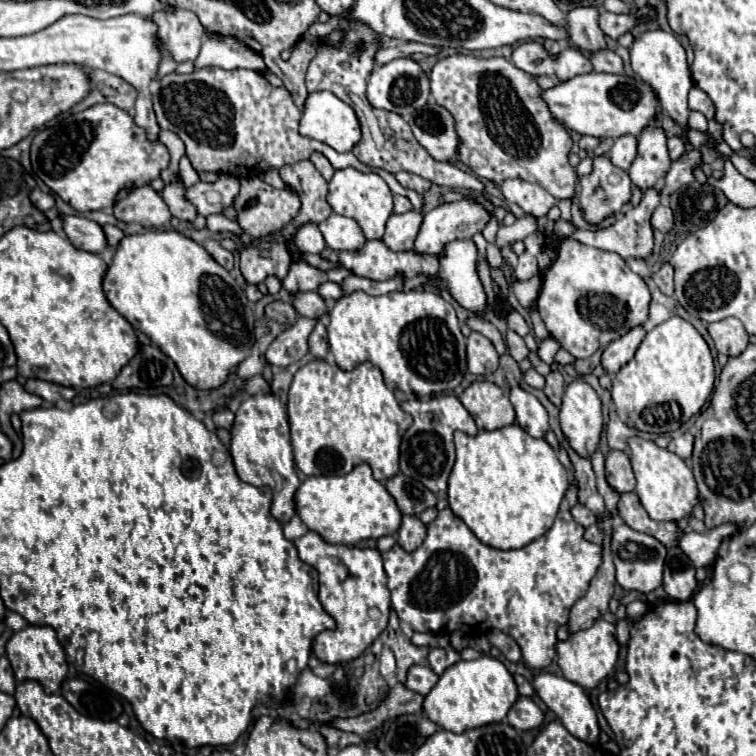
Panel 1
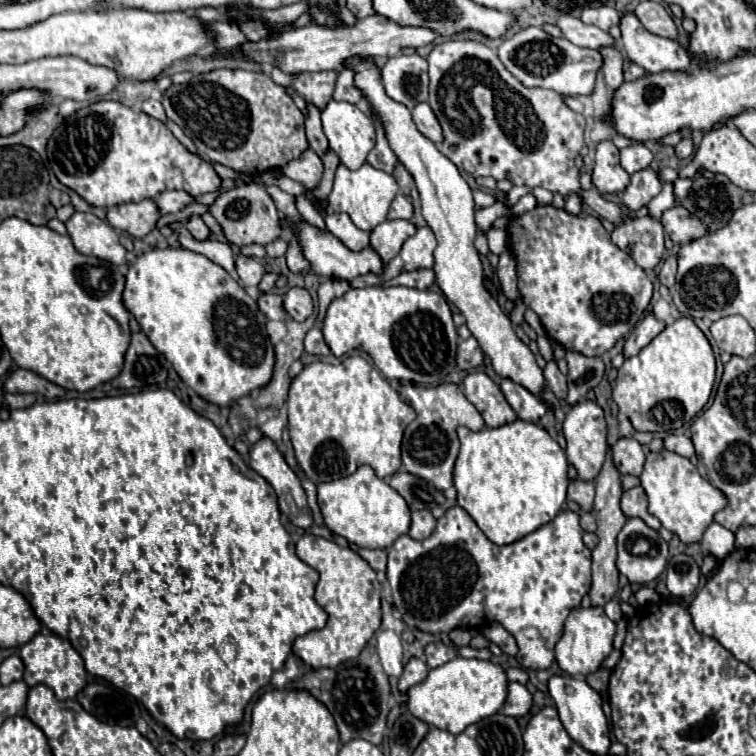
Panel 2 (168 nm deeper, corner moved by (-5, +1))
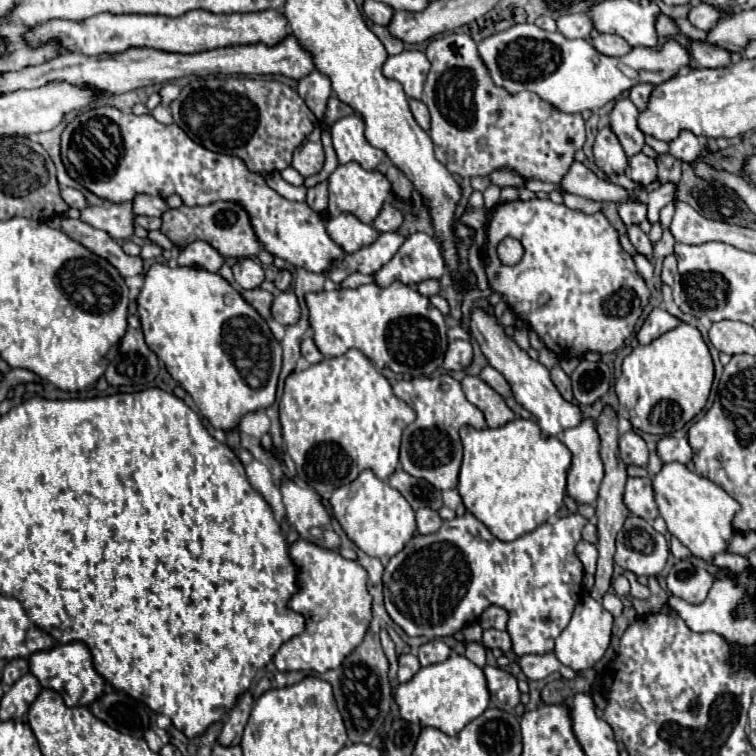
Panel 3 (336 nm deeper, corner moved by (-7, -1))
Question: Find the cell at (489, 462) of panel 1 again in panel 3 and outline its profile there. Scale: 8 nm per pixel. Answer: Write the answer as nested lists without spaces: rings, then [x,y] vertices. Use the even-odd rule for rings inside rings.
[[[514,419],[498,429],[462,427],[464,461],[458,493],[464,507],[482,521],[500,541],[514,541],[546,523],[562,505],[572,453],[556,437],[542,437],[540,427],[528,419]]]

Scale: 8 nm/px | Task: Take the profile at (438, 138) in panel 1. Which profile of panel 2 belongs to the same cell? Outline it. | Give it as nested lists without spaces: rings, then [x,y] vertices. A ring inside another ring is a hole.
[[[418,103],[412,109],[412,117],[414,117],[414,123],[422,135],[426,135],[434,143],[442,141],[442,127],[440,127],[440,123],[428,103]]]

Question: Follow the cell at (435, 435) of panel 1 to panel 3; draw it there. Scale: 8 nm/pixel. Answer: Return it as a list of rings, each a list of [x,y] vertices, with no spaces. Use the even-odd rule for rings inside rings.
[[[450,375],[440,377],[418,377],[410,381],[400,381],[393,386],[394,394],[416,411],[416,421],[404,429],[400,463],[406,473],[418,479],[430,481],[436,489],[454,489],[458,483],[458,471],[462,463],[462,443],[458,429],[470,425],[474,429],[484,429],[486,419],[478,407],[474,407],[464,391],[460,381]]]

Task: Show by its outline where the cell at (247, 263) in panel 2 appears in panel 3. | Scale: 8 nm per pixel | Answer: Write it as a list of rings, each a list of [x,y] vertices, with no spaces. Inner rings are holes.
[[[238,259],[232,267],[236,283],[242,289],[256,289],[264,281],[264,269],[254,259]]]

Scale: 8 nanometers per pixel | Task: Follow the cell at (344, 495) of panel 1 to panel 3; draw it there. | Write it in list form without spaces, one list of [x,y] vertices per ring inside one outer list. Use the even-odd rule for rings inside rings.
[[[370,469],[362,471],[352,483],[338,487],[330,497],[330,505],[348,539],[354,541],[366,555],[376,559],[392,557],[416,533],[414,509],[410,503],[394,487],[378,479]]]

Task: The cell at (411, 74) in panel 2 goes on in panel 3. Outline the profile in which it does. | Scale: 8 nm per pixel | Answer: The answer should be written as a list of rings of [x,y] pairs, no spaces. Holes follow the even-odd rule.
[[[412,49],[398,55],[390,55],[382,71],[384,77],[398,81],[410,99],[420,99],[426,75],[430,71],[430,61],[426,61],[424,53]]]

